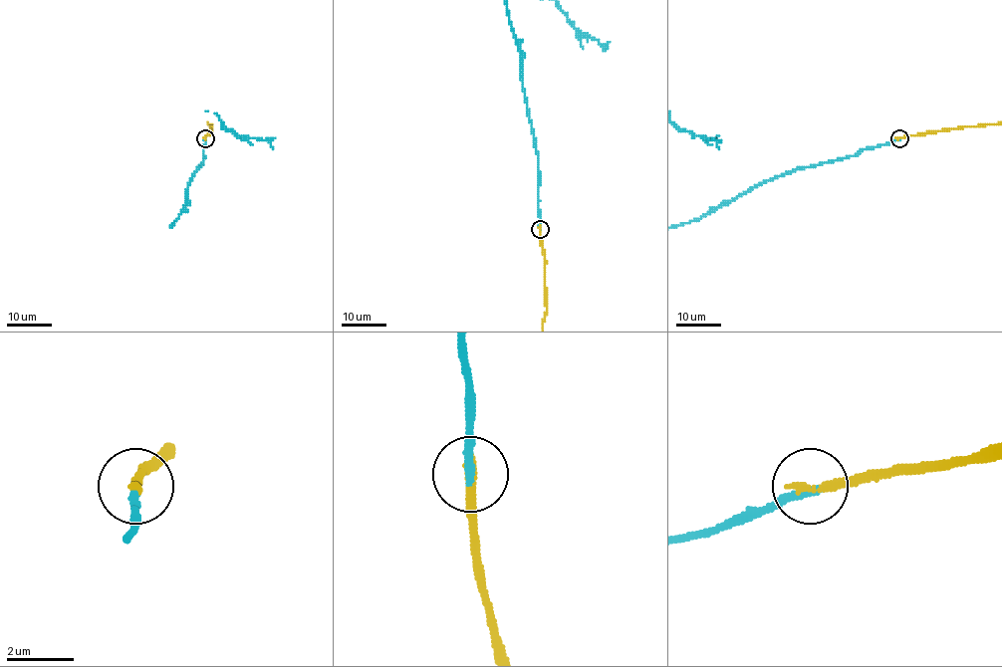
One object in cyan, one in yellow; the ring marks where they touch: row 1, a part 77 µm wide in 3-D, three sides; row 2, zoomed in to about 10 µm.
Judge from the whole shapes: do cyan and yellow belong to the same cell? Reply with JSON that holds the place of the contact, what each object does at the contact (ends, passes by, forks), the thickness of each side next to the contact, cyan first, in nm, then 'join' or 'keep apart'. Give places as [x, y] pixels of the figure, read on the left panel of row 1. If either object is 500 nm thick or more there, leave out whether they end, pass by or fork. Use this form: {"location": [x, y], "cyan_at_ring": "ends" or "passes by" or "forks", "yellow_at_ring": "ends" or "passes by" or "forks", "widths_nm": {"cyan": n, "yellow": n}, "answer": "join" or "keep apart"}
{"location": [205, 138], "cyan_at_ring": "ends", "yellow_at_ring": "ends", "widths_nm": {"cyan": 280, "yellow": 280}, "answer": "join"}

